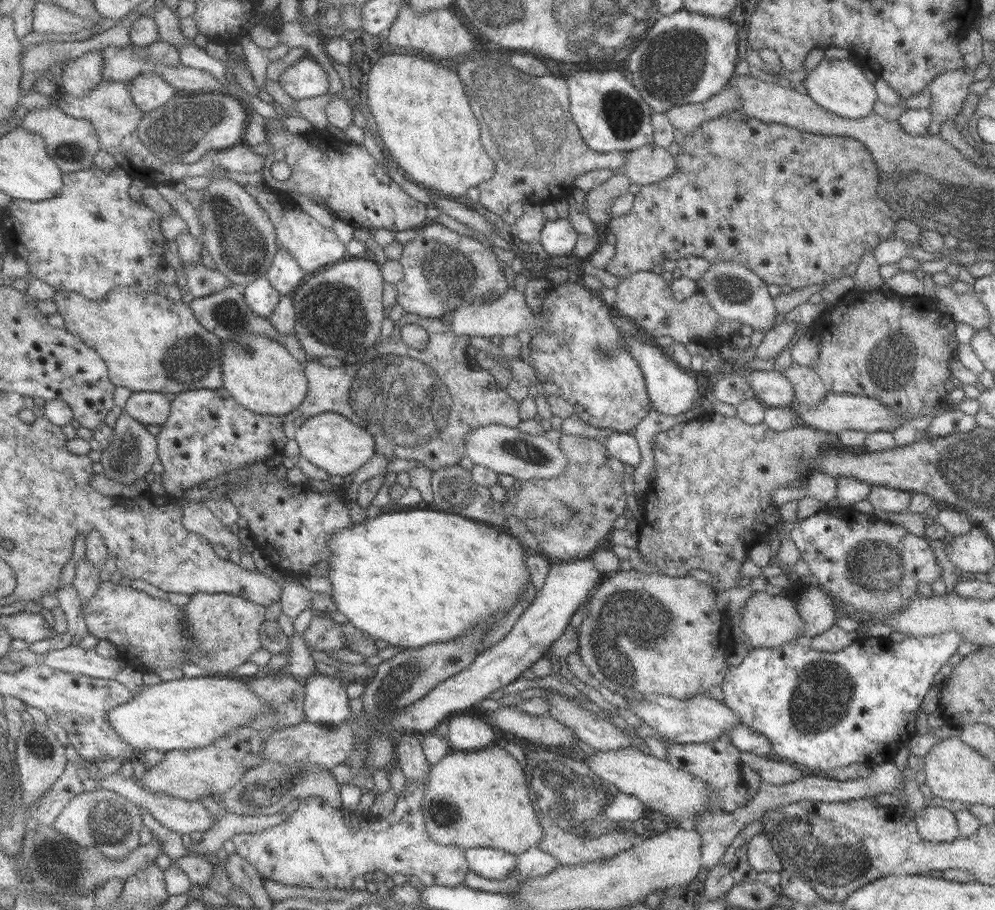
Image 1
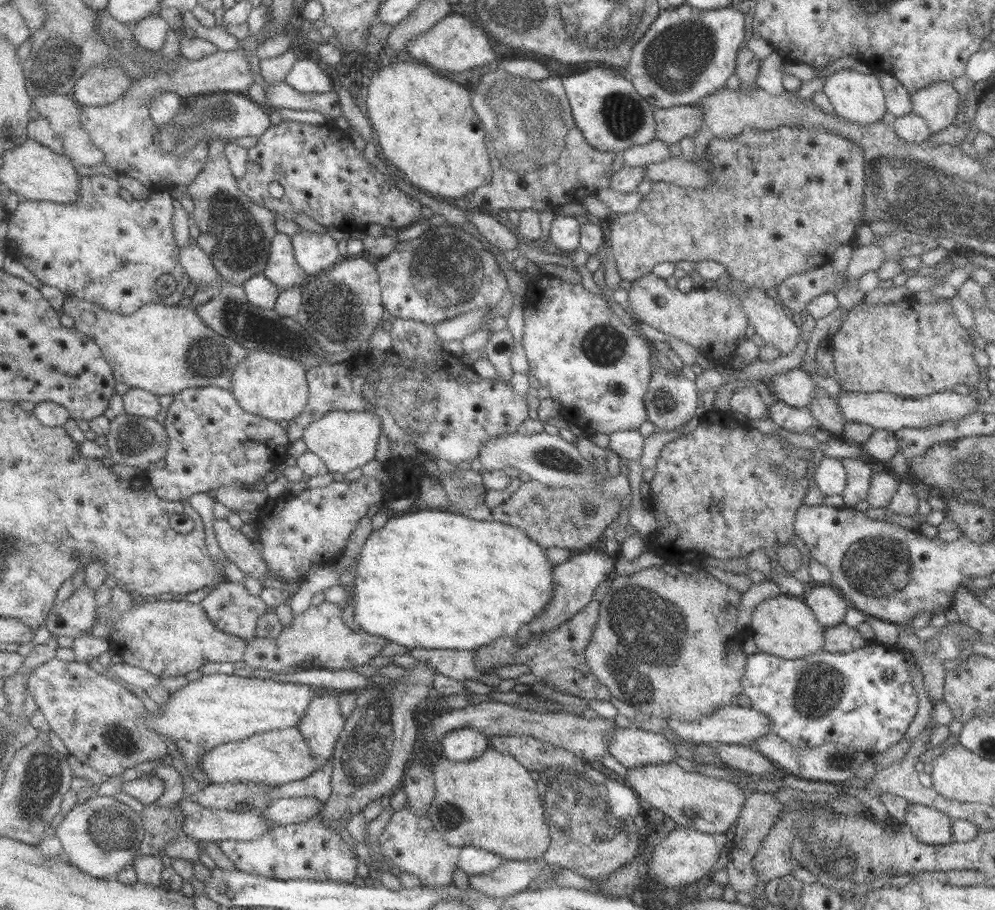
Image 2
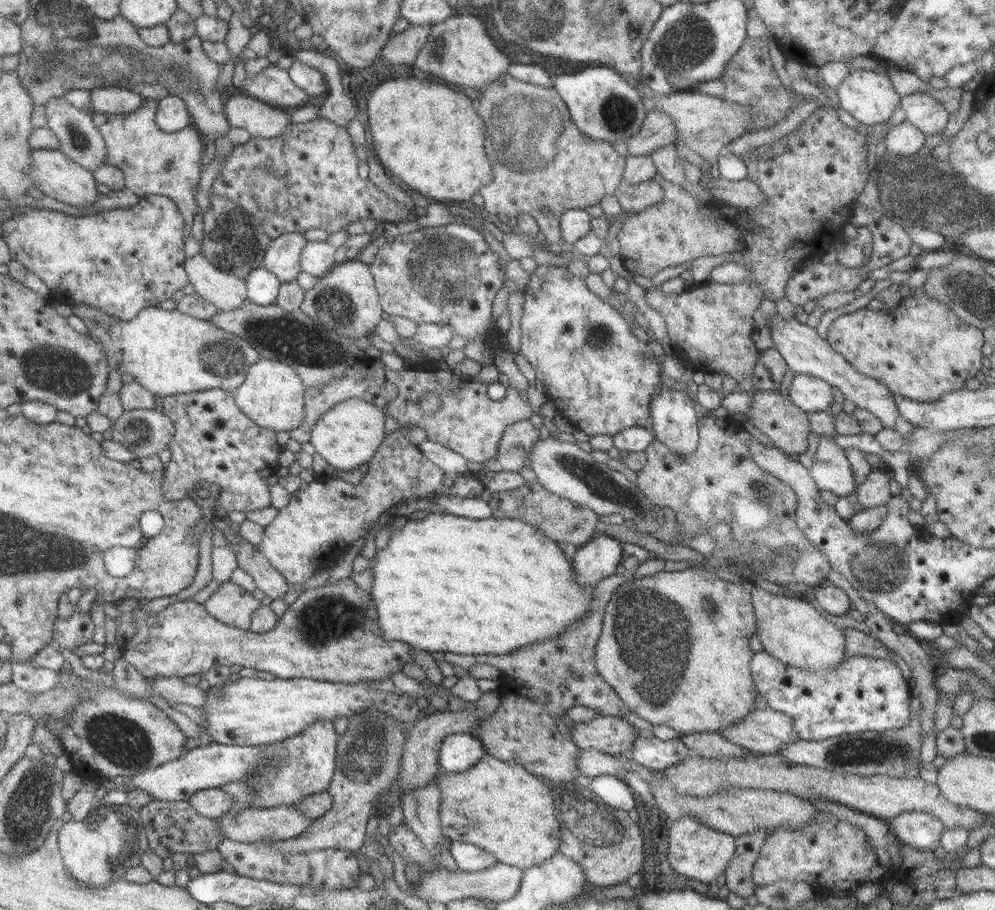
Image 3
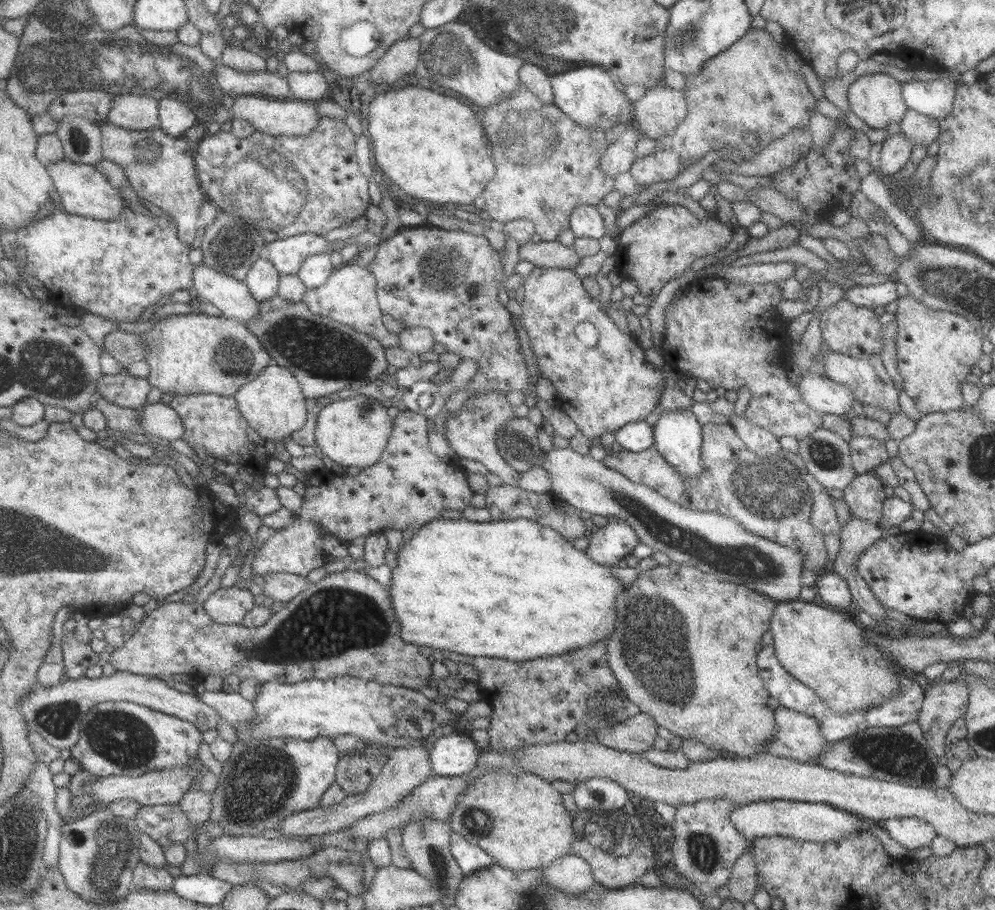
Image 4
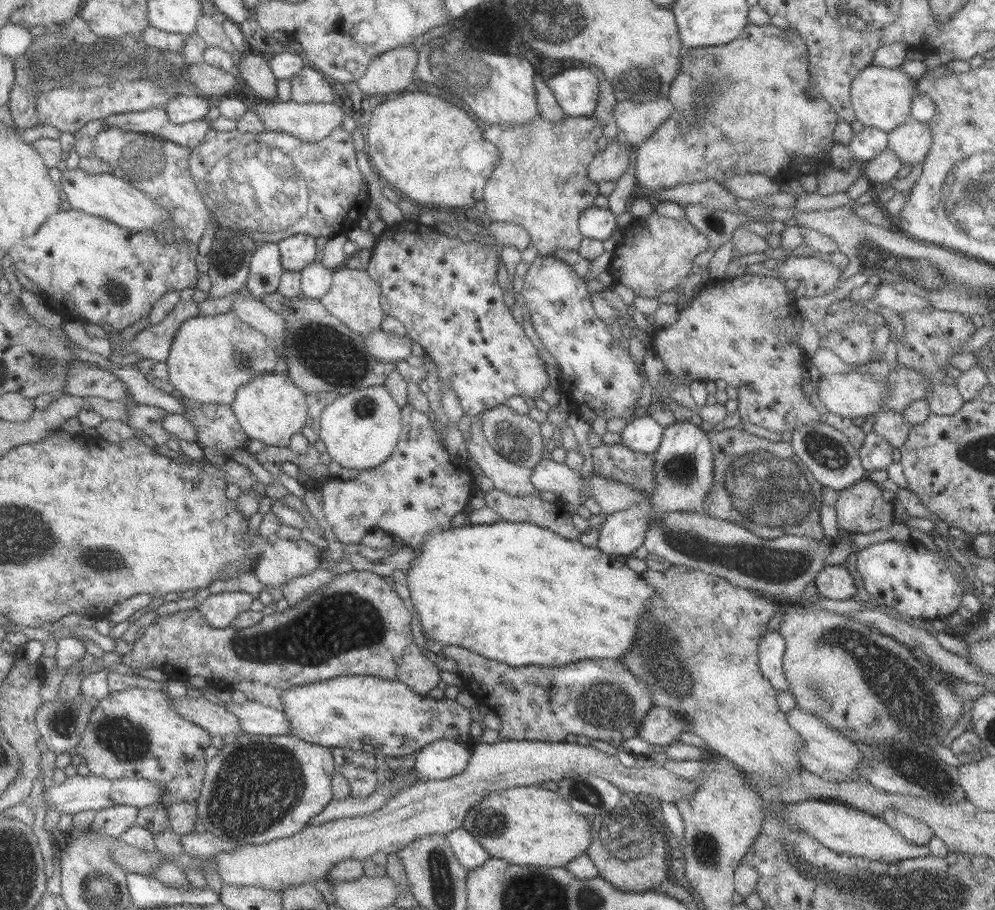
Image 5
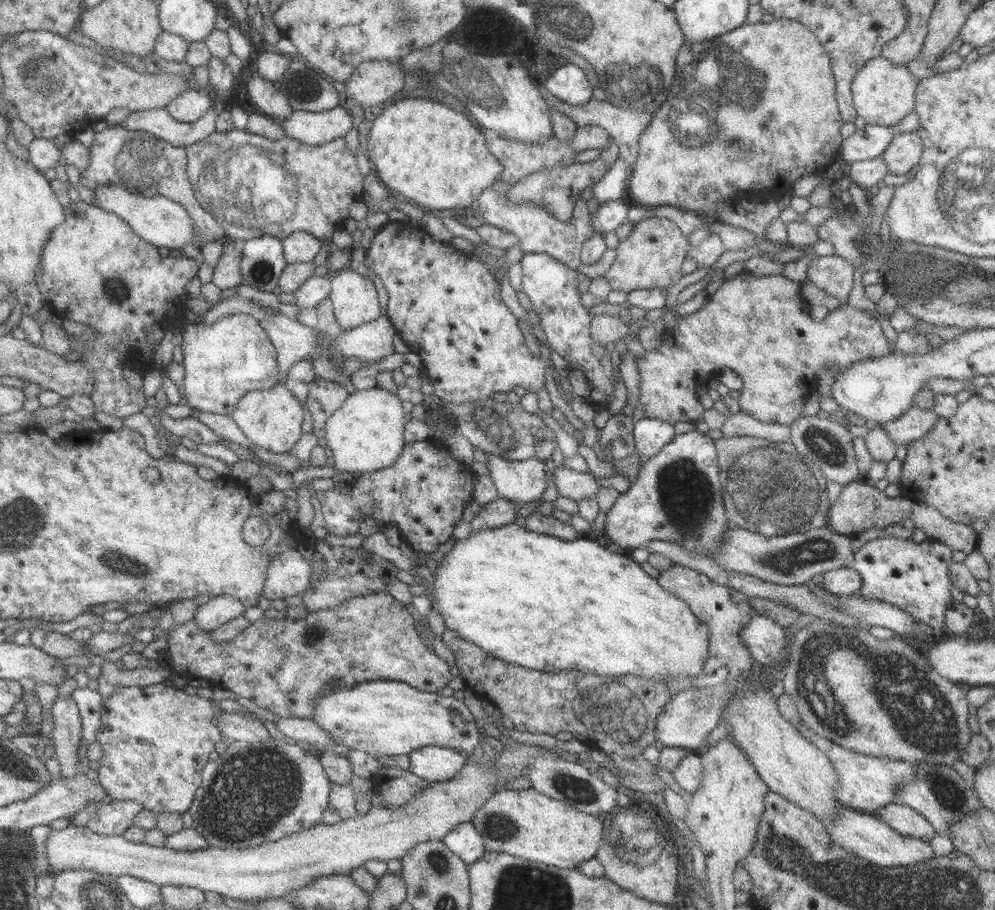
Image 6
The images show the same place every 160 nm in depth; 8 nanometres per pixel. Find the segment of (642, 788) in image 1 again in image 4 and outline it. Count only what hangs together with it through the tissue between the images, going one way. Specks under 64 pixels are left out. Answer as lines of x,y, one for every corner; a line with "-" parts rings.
773,799
759,802
748,802
737,805
729,813
730,823
733,828
748,842
754,838
770,836
786,836
797,842
822,843
829,839
838,839
846,834
859,831
862,833
867,828
860,829
861,817
845,810
835,808
819,802
792,801
789,799

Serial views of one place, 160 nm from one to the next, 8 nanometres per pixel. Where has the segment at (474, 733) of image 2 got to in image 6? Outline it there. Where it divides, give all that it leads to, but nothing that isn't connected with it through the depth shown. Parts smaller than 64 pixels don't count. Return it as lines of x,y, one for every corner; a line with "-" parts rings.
423,746
409,755
409,772
419,778
434,782
445,782
453,778
462,768
468,756
459,750
439,746

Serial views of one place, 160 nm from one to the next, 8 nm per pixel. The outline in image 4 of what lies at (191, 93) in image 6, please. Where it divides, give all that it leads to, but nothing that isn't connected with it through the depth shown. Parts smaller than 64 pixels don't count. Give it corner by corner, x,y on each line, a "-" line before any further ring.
172,96
158,99
158,119
160,130
173,137
180,137
197,123
196,116
183,100

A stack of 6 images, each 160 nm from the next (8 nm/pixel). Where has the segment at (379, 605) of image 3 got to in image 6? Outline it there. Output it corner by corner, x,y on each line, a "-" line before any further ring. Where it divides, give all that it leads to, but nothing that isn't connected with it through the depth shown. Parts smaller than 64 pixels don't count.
517,521
485,530
471,531
467,538
457,539
452,548
447,551
440,562
436,562
436,568
432,572
432,579
426,582
428,592
432,598
431,609
441,615
444,627
457,633
459,638
477,645
481,651
499,659
510,662
529,670
539,672
556,673
559,670
577,670
585,674
601,676
643,676
653,678
655,682
665,682
665,678
675,674
685,674
685,678
693,678
701,674
702,666
709,656
709,629
697,621
697,618
689,611
687,604
674,594
665,592
655,579
649,577
634,559
609,551
600,546
597,541
591,541
579,535
576,539
566,541
560,538
541,534
540,532
527,530

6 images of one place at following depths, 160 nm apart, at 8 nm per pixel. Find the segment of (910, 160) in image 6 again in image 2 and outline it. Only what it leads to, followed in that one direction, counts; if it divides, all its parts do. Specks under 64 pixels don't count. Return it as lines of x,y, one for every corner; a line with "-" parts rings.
941,81
936,83
931,83
926,87
921,87
917,92
909,94
910,101
912,103
912,109
910,112
923,118
927,123
927,128
929,128
930,134
937,134
946,127
951,126
953,120
961,114
961,91
956,91
951,83

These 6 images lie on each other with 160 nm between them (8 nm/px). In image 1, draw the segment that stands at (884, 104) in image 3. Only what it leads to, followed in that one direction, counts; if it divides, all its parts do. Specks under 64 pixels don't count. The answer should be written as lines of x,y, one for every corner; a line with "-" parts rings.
852,58
833,60
822,59
816,67
808,71
801,81
806,95
817,103
817,106
846,119
856,119
873,112
871,106
876,94
873,83
863,75
864,67

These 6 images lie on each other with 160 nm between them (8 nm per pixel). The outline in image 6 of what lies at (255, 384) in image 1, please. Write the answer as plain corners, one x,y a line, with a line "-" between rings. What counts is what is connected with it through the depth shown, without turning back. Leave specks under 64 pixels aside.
282,381
268,389
250,390
242,394
232,411
231,418
241,432
254,445
271,453
287,453
302,434
304,410
297,397

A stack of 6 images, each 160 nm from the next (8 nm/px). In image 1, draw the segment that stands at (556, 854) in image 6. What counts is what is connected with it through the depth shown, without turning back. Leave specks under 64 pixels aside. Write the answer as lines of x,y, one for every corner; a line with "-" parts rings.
495,745
477,751
448,753
428,770
424,799
420,808
427,836
443,846
455,845
462,849
487,847
511,854
519,854
535,847
541,840
542,826
529,800
526,782
519,762

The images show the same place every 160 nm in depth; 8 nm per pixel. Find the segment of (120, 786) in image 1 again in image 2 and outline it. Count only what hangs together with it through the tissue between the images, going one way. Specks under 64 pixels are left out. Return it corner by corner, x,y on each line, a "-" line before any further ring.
184,795
176,802
176,808
180,812
181,832
187,838
192,838
196,842
209,841
250,841
260,837
266,830
276,826
269,826
268,822
260,816
261,812
256,810
230,811
229,809
212,809
201,806
198,802

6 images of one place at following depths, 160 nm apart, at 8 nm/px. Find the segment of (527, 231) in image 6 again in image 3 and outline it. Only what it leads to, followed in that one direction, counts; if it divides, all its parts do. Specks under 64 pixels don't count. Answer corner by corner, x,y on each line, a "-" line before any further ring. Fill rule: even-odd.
505,73
496,76
486,84
485,88
481,88
481,94
477,98
471,94
471,88
469,90
461,88
461,92
469,92
473,100
473,108
477,110
477,114
487,126
485,154
493,168
493,179
478,190
483,198
481,210
495,216
505,214
512,220
519,215
527,214
537,222
540,232
544,234
546,244
549,244
559,240
558,224
565,210
585,209
598,204
604,196
614,195
616,187
622,180
626,158
619,156
609,142
593,141
581,135
570,118
566,104
552,86
542,87
521,82
-
531,132
535,132
535,138
531,138
-
541,208
547,208
549,212
544,214

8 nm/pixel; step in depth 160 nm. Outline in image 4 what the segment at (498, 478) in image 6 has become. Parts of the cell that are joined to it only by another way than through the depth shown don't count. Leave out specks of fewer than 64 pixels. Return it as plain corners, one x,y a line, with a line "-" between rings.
485,391
469,397
463,402
457,415
447,413
443,425
443,436
449,446
461,459
477,460
485,466
486,470
495,474
501,480
501,484
514,485
519,472
513,470
499,454
495,442
496,432
508,421
515,418
524,418
528,413
528,407
522,403
518,406
511,405
505,395
497,391

